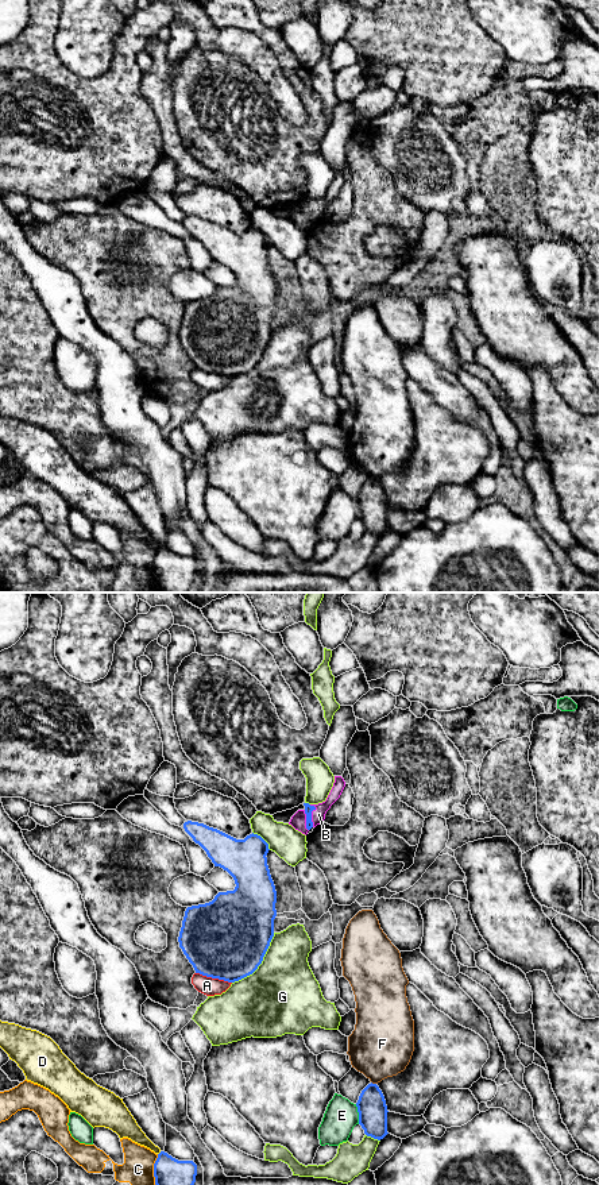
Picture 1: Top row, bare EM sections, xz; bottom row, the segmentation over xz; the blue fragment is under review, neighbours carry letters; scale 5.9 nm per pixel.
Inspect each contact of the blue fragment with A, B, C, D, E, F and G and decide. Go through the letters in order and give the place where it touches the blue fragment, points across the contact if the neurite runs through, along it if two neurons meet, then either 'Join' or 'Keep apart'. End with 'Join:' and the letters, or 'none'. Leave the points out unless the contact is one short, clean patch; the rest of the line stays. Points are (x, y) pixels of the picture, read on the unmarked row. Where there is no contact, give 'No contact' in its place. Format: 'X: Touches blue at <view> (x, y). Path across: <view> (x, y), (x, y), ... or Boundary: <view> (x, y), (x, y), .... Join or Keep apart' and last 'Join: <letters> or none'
A: Touches blue at xz (213, 373). Keep apart
B: Touches blue at xz (310, 209). Path across: xz (308, 204), (310, 209), (319, 209). Join
C: Touches blue at xz (154, 571). Keep apart
D: Touches blue at xz (159, 548). Keep apart
E: Touches blue at xz (359, 509). Keep apart
F: Touches blue at xz (374, 479). Keep apart
G: Touches blue at xz (261, 358). Keep apart
Join: B

